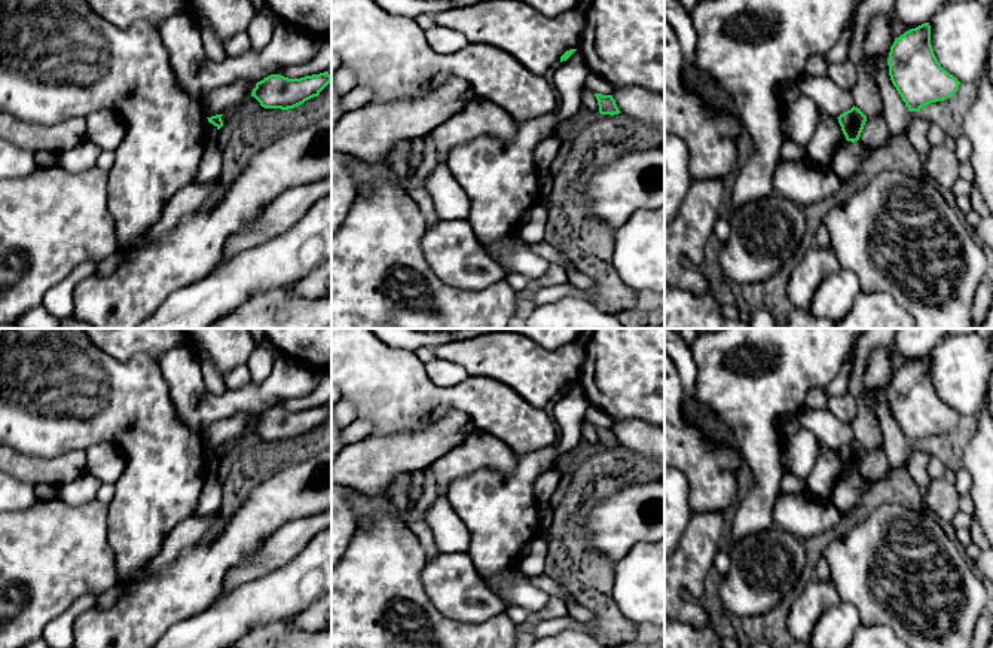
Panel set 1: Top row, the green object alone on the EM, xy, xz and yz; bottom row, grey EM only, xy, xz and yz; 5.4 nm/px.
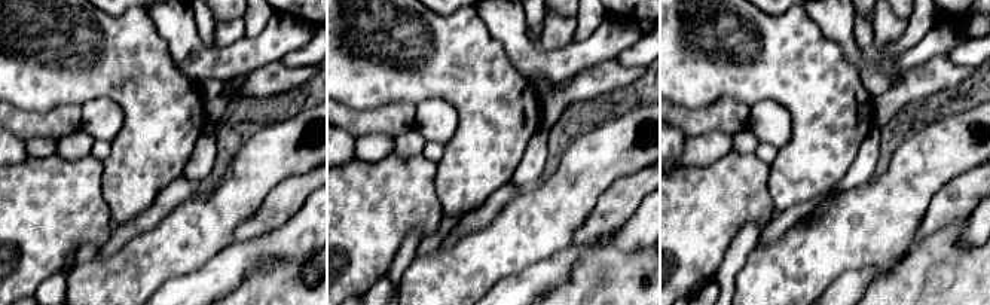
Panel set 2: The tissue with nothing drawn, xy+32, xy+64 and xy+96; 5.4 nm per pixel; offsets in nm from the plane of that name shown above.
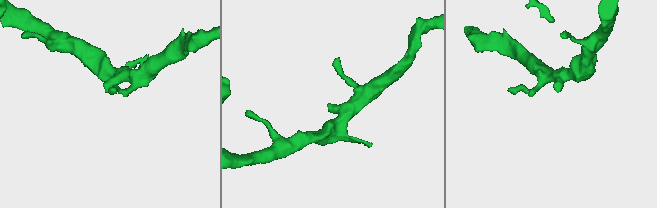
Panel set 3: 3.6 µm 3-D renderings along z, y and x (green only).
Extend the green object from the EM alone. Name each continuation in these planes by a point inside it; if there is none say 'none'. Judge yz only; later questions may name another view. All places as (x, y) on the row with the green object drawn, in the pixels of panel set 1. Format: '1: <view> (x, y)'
none

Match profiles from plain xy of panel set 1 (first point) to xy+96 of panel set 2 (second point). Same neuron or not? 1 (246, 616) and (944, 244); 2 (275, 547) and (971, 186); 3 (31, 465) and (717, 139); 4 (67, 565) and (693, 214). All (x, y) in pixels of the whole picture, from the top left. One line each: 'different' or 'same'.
1: different
2: same
3: different
4: same

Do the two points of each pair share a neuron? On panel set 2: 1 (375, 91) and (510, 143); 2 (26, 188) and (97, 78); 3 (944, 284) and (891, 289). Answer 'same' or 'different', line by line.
1: same
2: different
3: same

